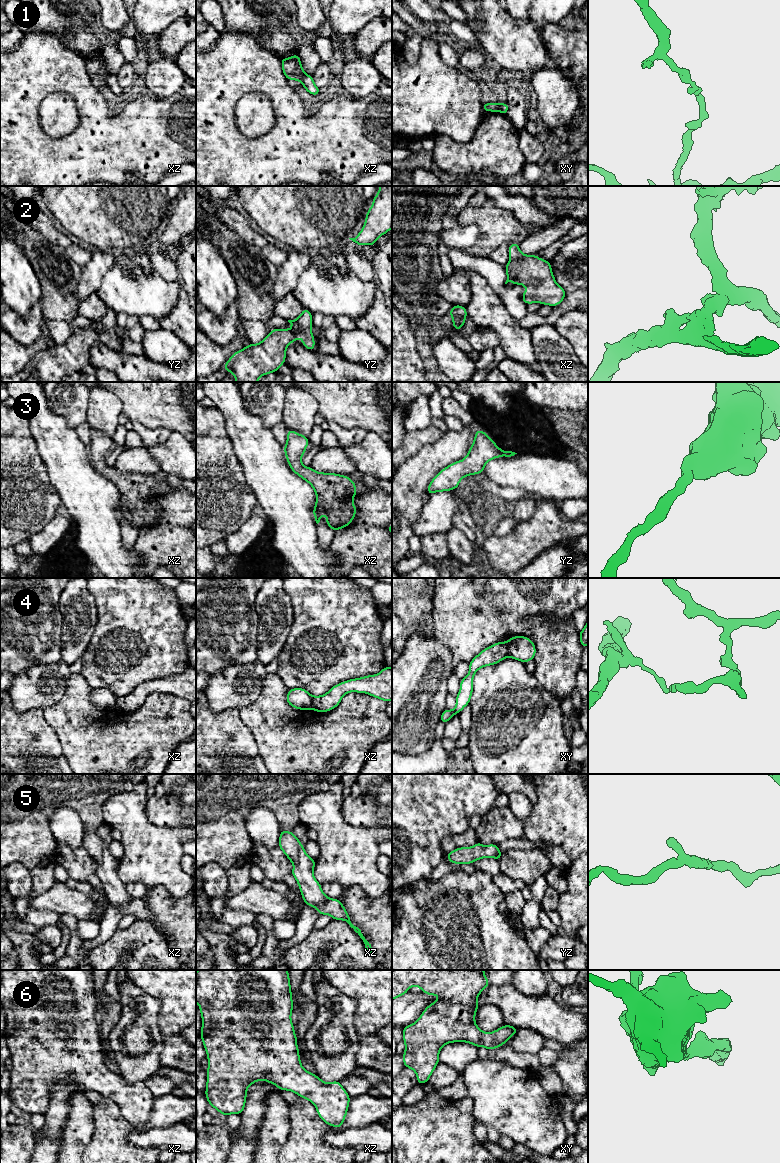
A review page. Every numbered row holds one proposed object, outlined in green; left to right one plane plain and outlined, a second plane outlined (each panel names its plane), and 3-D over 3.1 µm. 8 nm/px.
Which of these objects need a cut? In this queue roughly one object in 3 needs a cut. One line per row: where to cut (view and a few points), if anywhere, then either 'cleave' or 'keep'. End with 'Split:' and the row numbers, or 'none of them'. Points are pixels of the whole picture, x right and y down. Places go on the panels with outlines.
1: cut xy (500, 104), (497, 110); cleave
2: cut none; keep
3: cut none; keep
4: cut xy (506, 642), (508, 655); cleave
5: cut none; keep
6: cut none; keep
Split: 1, 4

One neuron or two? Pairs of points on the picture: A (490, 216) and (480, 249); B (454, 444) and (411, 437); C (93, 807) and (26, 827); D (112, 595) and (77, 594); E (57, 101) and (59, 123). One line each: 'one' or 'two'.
A: one
B: two
C: one
D: two
E: one

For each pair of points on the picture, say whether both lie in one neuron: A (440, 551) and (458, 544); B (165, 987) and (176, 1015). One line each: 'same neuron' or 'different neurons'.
A: different neurons
B: same neuron

